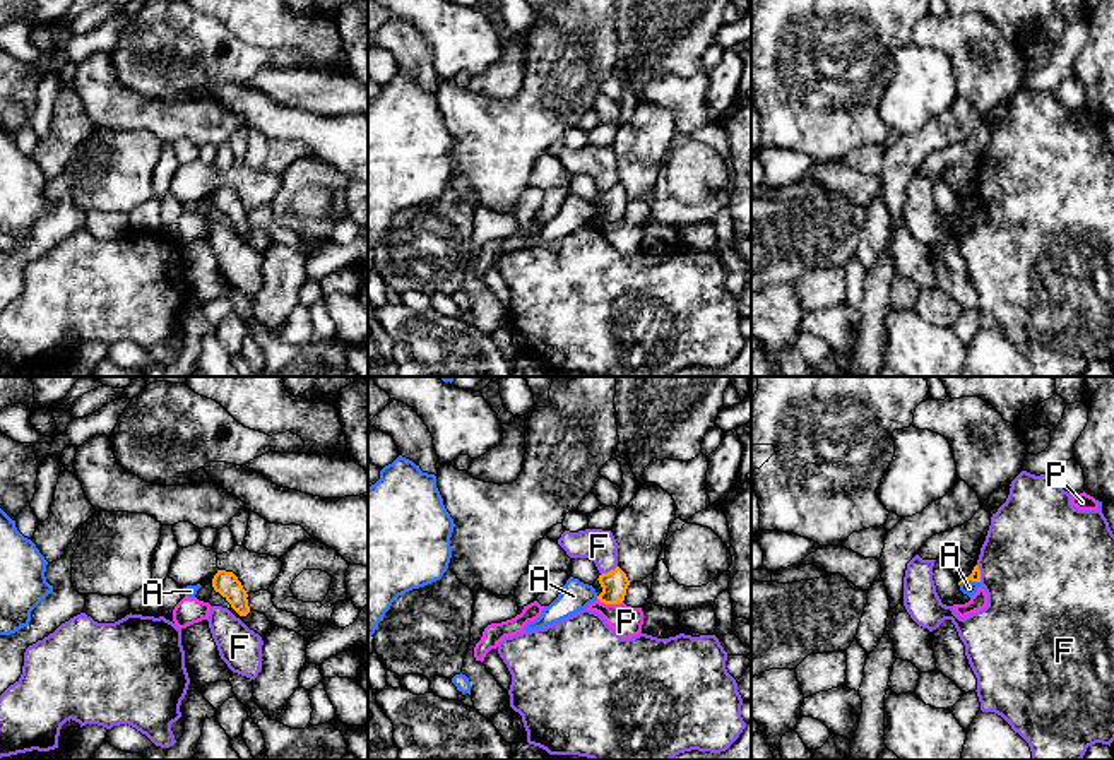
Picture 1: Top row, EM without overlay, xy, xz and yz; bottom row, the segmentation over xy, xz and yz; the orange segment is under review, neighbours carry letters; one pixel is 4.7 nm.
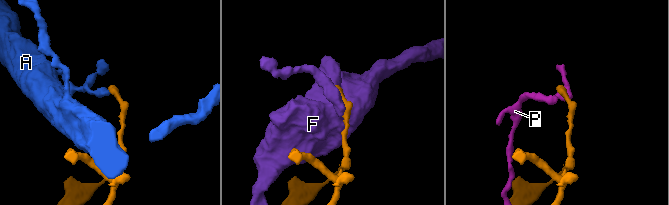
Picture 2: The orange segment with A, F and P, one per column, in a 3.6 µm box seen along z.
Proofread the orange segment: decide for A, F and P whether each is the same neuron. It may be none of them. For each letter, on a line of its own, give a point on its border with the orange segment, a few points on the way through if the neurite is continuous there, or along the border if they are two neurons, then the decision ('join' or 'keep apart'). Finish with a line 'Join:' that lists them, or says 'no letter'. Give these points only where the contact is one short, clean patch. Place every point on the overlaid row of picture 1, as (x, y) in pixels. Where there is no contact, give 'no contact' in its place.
A: contact yz (972, 581); keep apart
F: contact xz (608, 572); keep apart
P: contact xz (610, 603); border xz (598, 598), (604, 603), (622, 603); keep apart
Join: no letter

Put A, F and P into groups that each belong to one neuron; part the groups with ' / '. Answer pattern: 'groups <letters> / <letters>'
groups A / F / P

